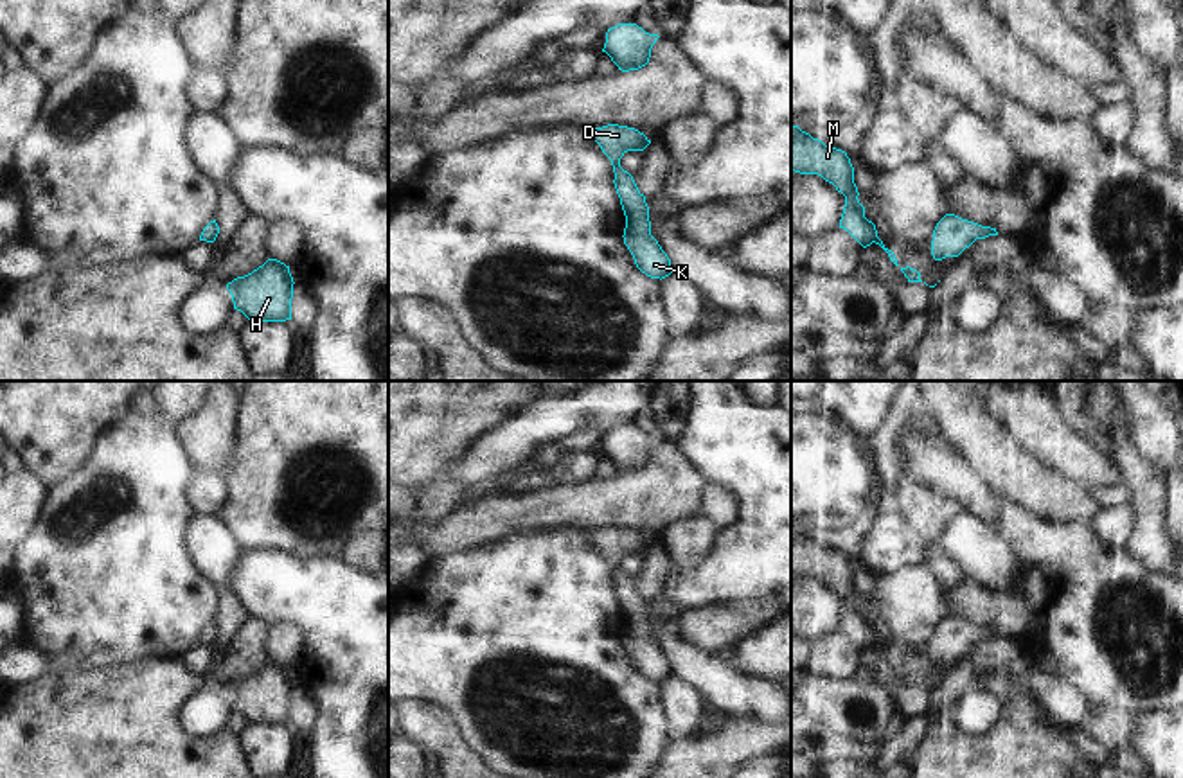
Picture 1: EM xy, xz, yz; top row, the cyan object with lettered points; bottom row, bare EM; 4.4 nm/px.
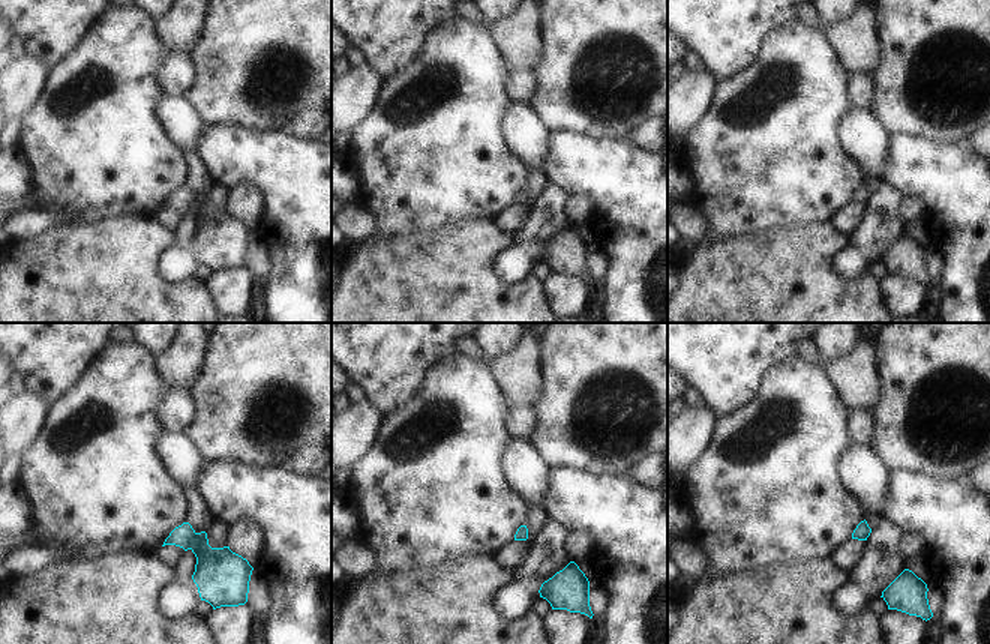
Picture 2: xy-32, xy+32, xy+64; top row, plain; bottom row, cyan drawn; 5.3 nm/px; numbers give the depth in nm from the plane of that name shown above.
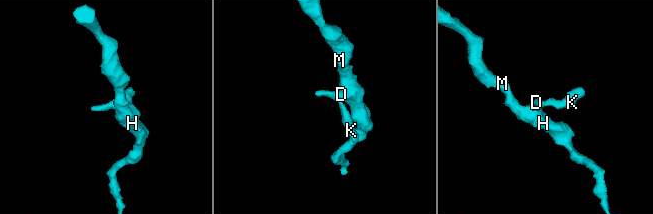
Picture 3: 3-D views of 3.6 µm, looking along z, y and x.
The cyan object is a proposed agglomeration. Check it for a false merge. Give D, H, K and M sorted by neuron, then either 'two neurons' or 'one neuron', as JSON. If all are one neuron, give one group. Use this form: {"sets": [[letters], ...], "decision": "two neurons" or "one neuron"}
{"sets": [["D", "H", "K", "M"]], "decision": "one neuron"}

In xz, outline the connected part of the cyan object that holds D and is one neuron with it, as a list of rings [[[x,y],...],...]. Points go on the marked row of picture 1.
[[[608,124],[590,129],[592,138],[611,160],[615,189],[626,216],[624,244],[631,252],[636,268],[651,278],[665,278],[672,273],[671,259],[651,235],[649,207],[633,176],[620,167],[627,151],[644,151],[651,140],[635,128]]]

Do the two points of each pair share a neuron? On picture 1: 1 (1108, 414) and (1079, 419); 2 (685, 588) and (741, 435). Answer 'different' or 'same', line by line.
1: different
2: same

